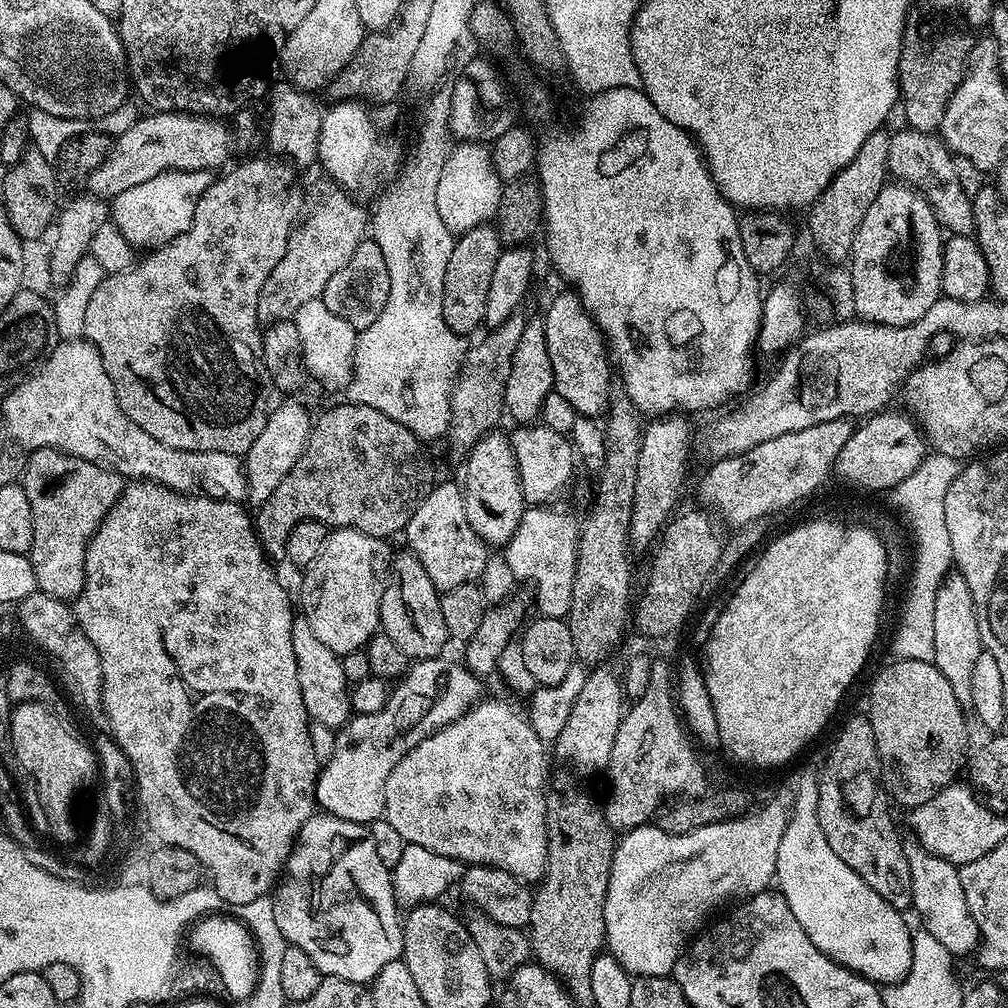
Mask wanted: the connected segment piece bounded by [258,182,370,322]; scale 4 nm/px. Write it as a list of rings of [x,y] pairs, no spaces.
[[[339,184],[328,185],[316,196],[316,201],[303,213],[302,219],[292,230],[292,237],[286,246],[286,254],[274,266],[266,286],[262,286],[258,298],[258,313],[265,321],[291,320],[302,302],[319,300],[326,290],[326,282],[350,262],[350,254],[366,239],[370,228],[370,212],[355,204],[353,197]]]

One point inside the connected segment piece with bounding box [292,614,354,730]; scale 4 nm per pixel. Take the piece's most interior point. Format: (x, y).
(325, 687)

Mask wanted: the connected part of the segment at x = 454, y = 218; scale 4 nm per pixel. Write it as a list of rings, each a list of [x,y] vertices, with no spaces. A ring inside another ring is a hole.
[[[457,143],[449,151],[446,166],[442,166],[442,178],[438,178],[438,214],[453,234],[474,230],[474,226],[495,221],[503,189],[504,184],[493,168],[489,145]]]

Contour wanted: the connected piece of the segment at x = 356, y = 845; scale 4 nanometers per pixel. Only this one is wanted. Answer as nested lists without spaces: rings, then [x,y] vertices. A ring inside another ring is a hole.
[[[329,814],[311,816],[300,828],[300,835],[296,837],[296,843],[292,846],[292,853],[288,856],[288,863],[284,865],[284,871],[275,885],[271,901],[272,920],[278,922],[278,930],[284,935],[285,941],[306,950],[306,954],[310,954],[310,962],[314,962],[314,966],[318,966],[318,970],[324,976],[337,976],[355,984],[367,985],[378,974],[378,970],[382,970],[382,966],[386,966],[386,962],[401,959],[402,920],[399,915],[392,916],[392,908],[394,909],[392,873],[389,868],[382,866],[382,858],[378,858],[378,850],[374,846],[371,827],[367,824],[359,824],[344,817]]]

